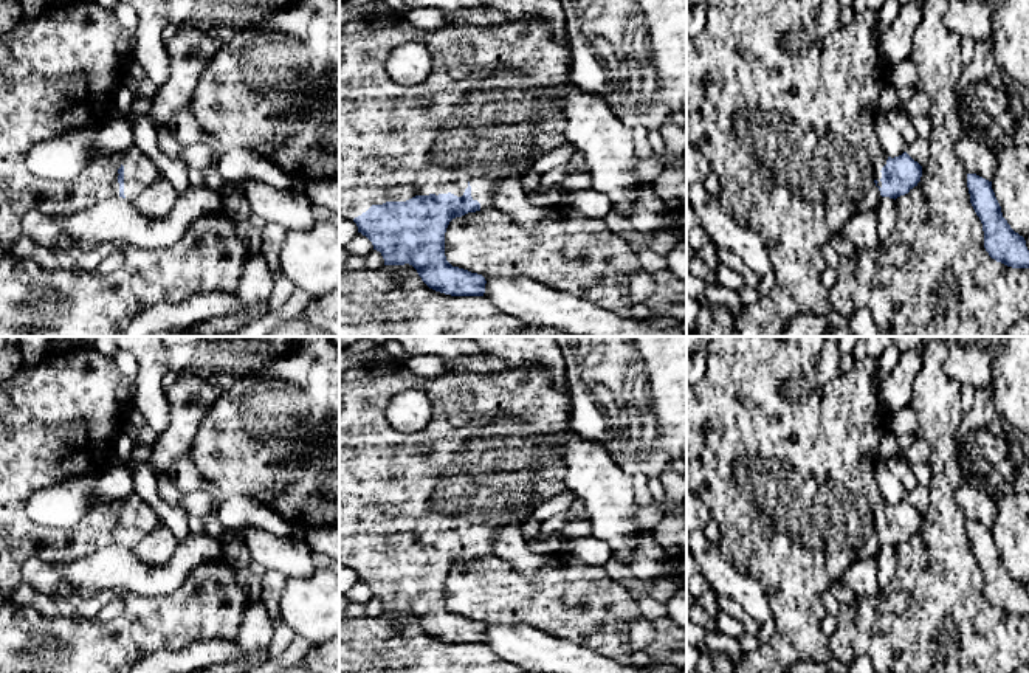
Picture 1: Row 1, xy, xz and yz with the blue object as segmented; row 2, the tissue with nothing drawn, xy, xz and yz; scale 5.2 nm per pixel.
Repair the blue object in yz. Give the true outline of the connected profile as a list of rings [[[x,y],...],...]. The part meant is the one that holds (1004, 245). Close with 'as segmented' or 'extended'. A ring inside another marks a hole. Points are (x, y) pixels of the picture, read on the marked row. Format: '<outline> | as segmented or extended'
[[[967,174],[970,203],[983,223],[984,248],[992,259],[1012,268],[1029,268],[1029,250],[1023,236],[1003,217],[992,181]]] | as segmented

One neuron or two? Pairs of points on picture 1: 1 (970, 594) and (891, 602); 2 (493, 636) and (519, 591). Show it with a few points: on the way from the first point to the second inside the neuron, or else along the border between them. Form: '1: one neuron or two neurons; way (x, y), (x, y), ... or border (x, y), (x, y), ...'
1: two neurons; border (911, 599), (902, 611), (881, 613), (876, 608)
2: two neurons; border (485, 624), (529, 624), (535, 628)

